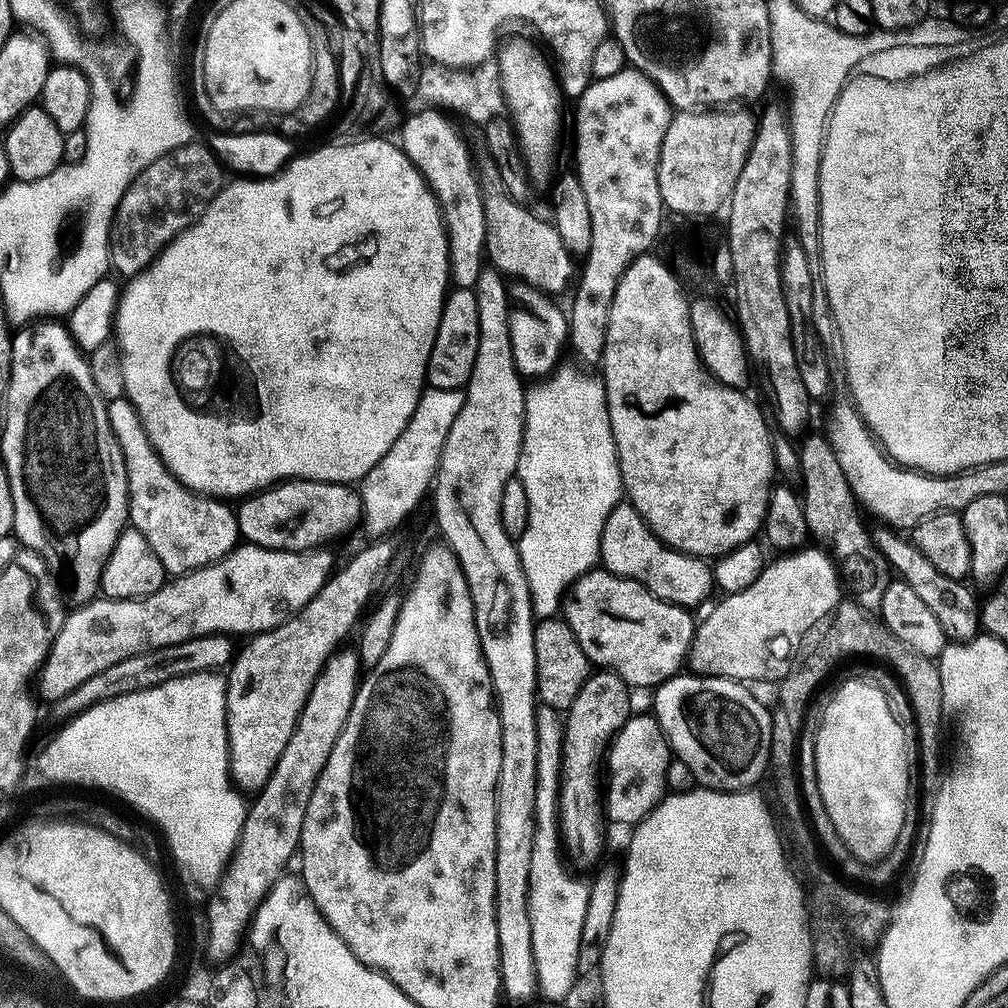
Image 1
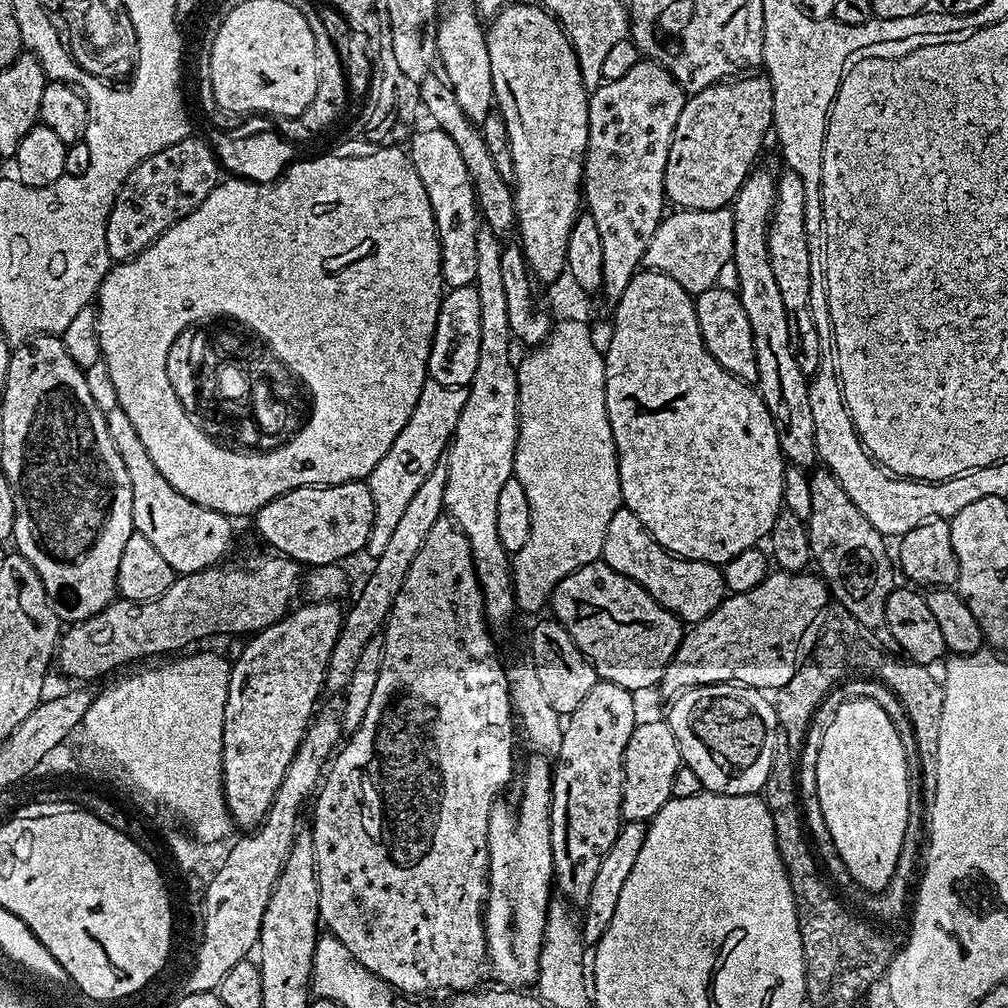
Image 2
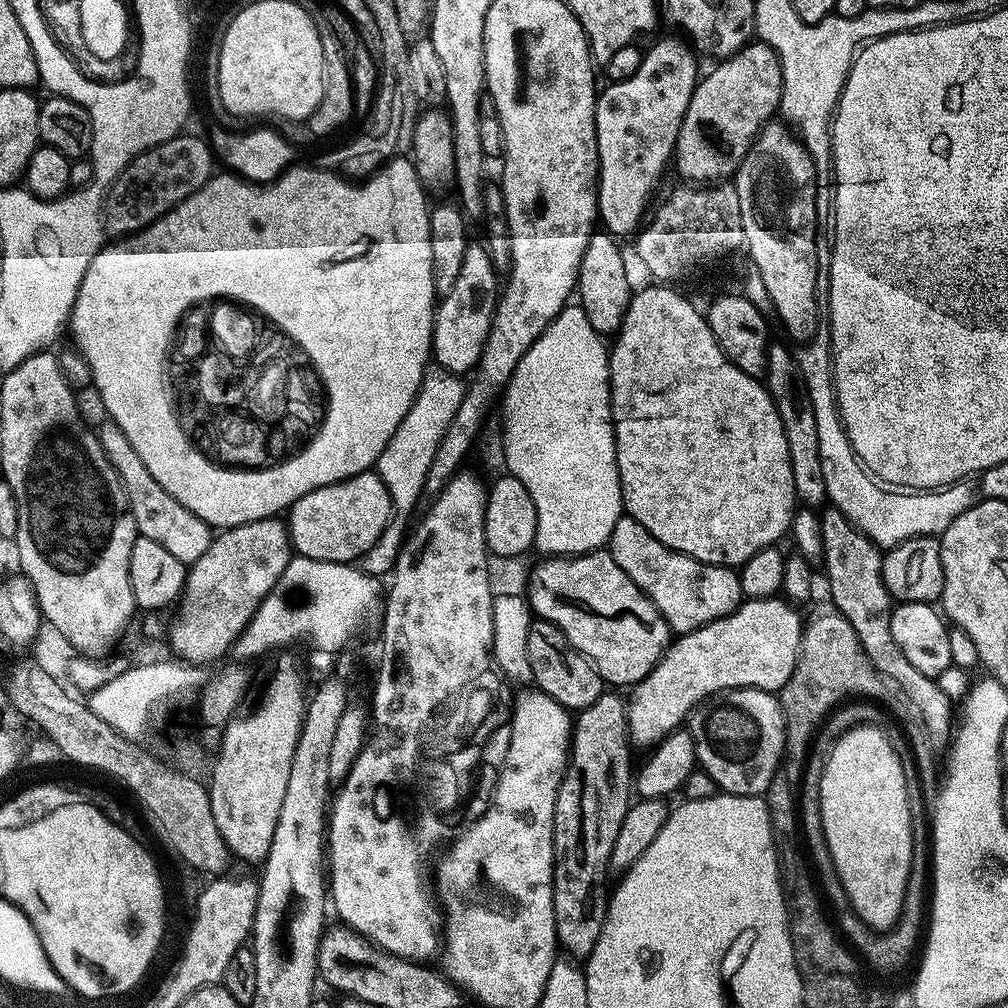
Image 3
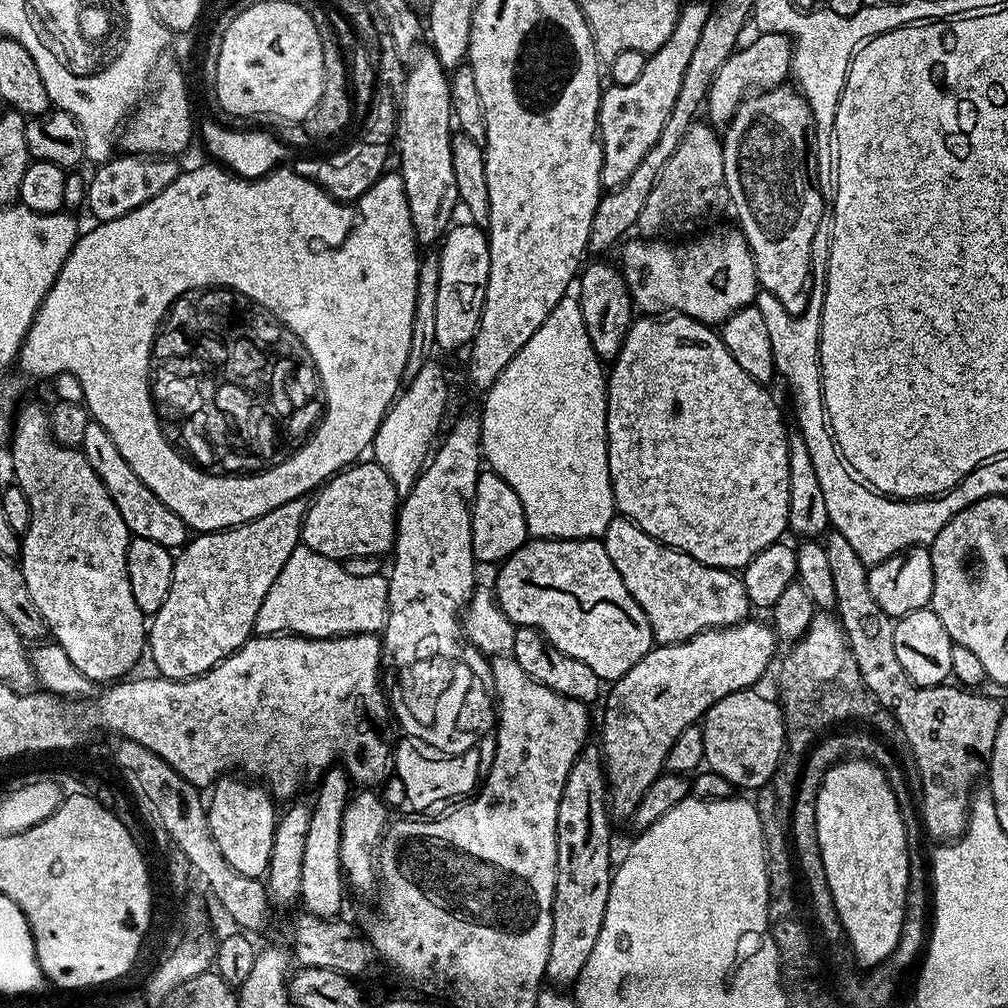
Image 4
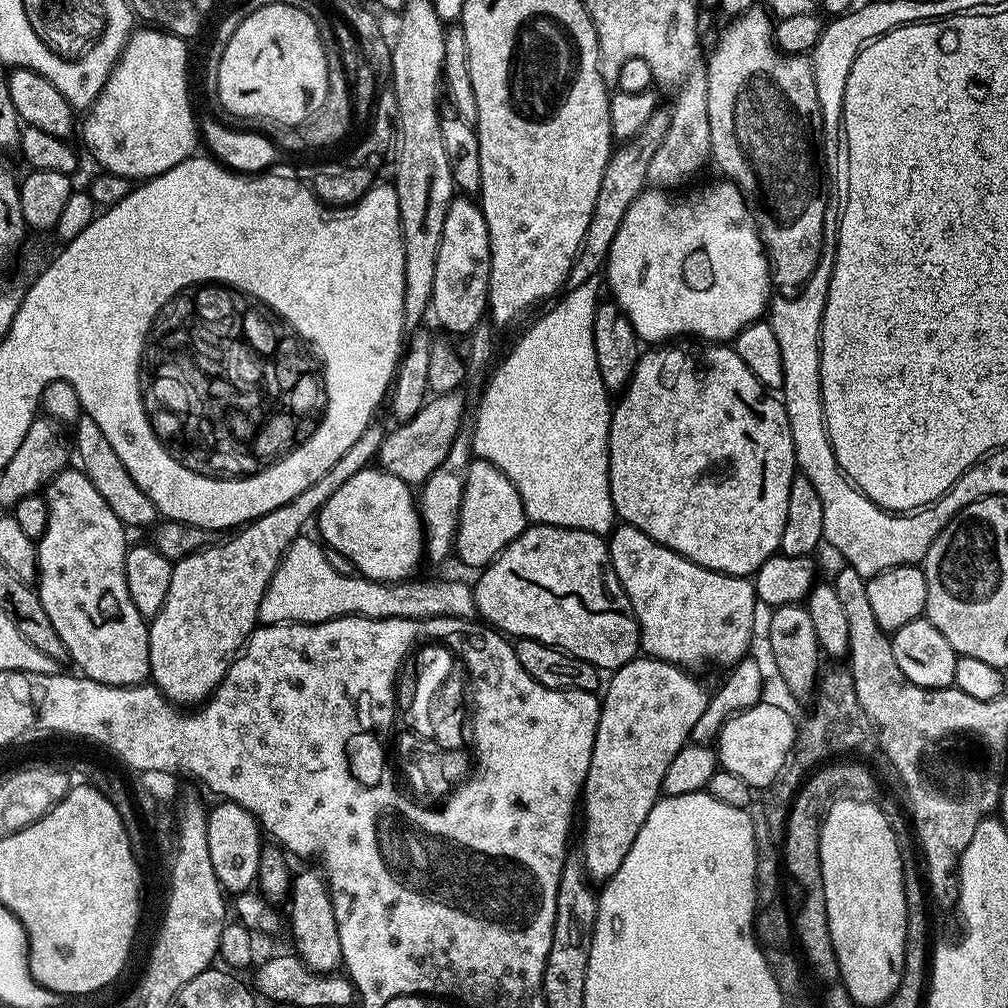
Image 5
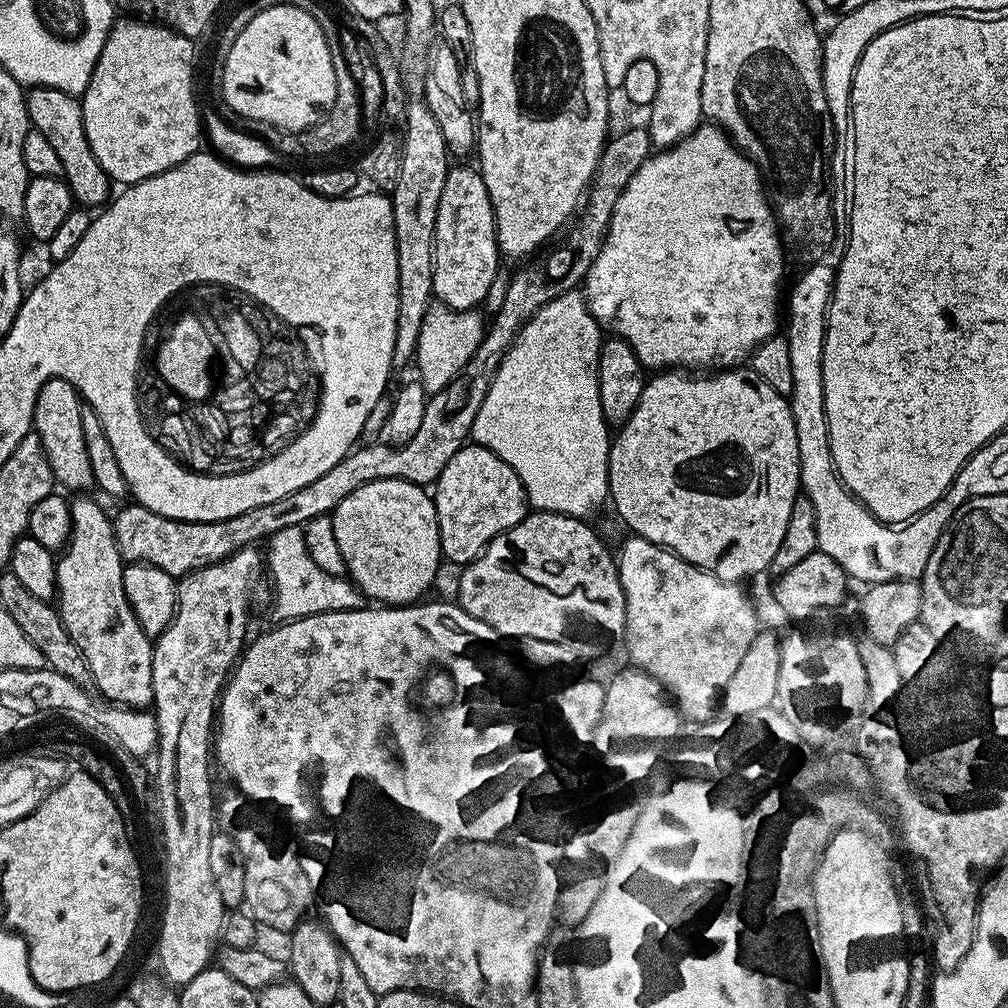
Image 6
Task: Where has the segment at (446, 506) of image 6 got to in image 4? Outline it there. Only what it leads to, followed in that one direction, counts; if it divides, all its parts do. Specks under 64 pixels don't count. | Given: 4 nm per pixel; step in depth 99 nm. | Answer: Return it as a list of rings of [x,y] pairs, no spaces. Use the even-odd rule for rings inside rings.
[[[491,470],[481,471],[476,483],[476,497],[472,500],[472,552],[481,565],[499,565],[501,562],[514,555],[516,551],[528,543],[528,527],[526,526],[526,514],[522,502],[516,491],[505,482],[500,475]]]

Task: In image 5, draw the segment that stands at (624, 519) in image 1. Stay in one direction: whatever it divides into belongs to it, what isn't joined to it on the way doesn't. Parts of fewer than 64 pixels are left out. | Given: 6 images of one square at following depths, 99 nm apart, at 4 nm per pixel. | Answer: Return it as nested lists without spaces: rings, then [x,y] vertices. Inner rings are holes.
[[[621,523],[619,526],[613,527],[607,537],[607,542],[608,557],[612,560],[612,569],[626,594],[626,598],[630,602],[630,606],[634,610],[636,621],[640,627],[640,652],[645,657],[654,660],[665,660],[668,664],[678,664],[685,670],[696,670],[699,664],[725,664],[725,666],[731,666],[739,662],[739,660],[745,659],[751,642],[751,627],[754,624],[754,608],[757,602],[756,590],[751,579],[743,576],[728,576],[724,572],[715,572],[709,568],[698,566],[694,562],[687,560],[685,556],[680,556],[674,550],[654,542],[646,534],[642,534],[642,530],[638,530],[629,524]]]

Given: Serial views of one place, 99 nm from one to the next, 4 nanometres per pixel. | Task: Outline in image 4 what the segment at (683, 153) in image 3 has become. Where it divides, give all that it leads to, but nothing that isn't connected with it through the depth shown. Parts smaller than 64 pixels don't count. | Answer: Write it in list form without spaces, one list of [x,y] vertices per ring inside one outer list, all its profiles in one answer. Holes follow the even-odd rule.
[[[759,33],[748,46],[739,47],[719,68],[710,86],[706,99],[709,121],[716,126],[727,125],[737,107],[748,95],[781,87],[791,75],[794,42],[787,34]]]

